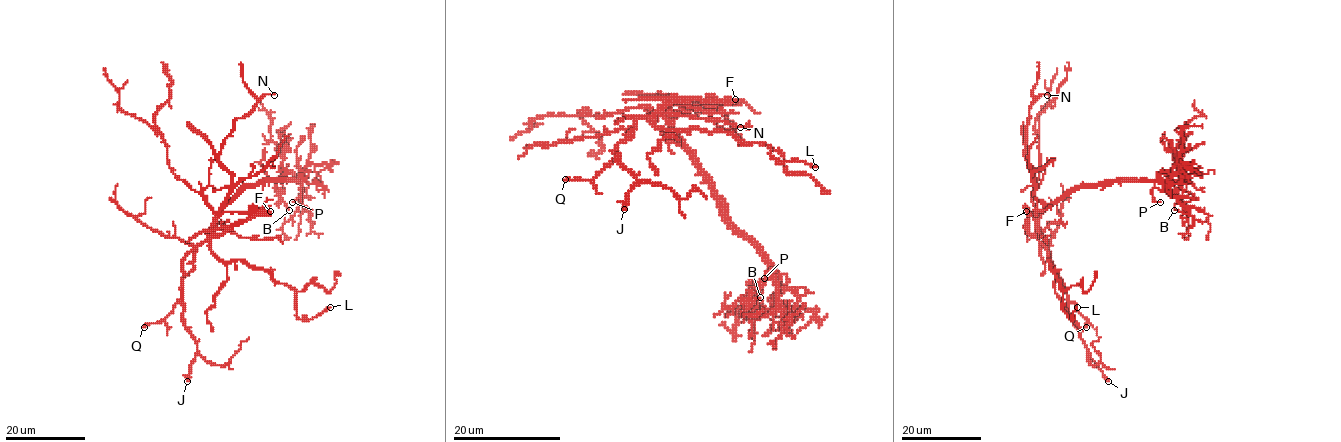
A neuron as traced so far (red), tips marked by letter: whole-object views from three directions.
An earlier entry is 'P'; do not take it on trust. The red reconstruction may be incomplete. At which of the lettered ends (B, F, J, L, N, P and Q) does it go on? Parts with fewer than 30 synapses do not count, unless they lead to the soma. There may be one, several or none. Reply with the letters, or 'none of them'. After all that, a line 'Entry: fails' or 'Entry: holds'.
none of them
Entry: fails

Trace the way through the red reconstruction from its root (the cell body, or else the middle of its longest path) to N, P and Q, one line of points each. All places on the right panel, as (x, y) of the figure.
N: (1044, 211), (1044, 205), (1035, 196), (1034, 174), (1026, 159), (1025, 128), (1030, 105), (1040, 96), (1047, 95)
P: (1044, 211), (1078, 188), (1120, 180), (1158, 180), (1164, 190), (1154, 188), (1153, 199), (1160, 202)
Q: (1044, 211), (1036, 237), (1048, 249), (1066, 298), (1075, 304), (1086, 327)

